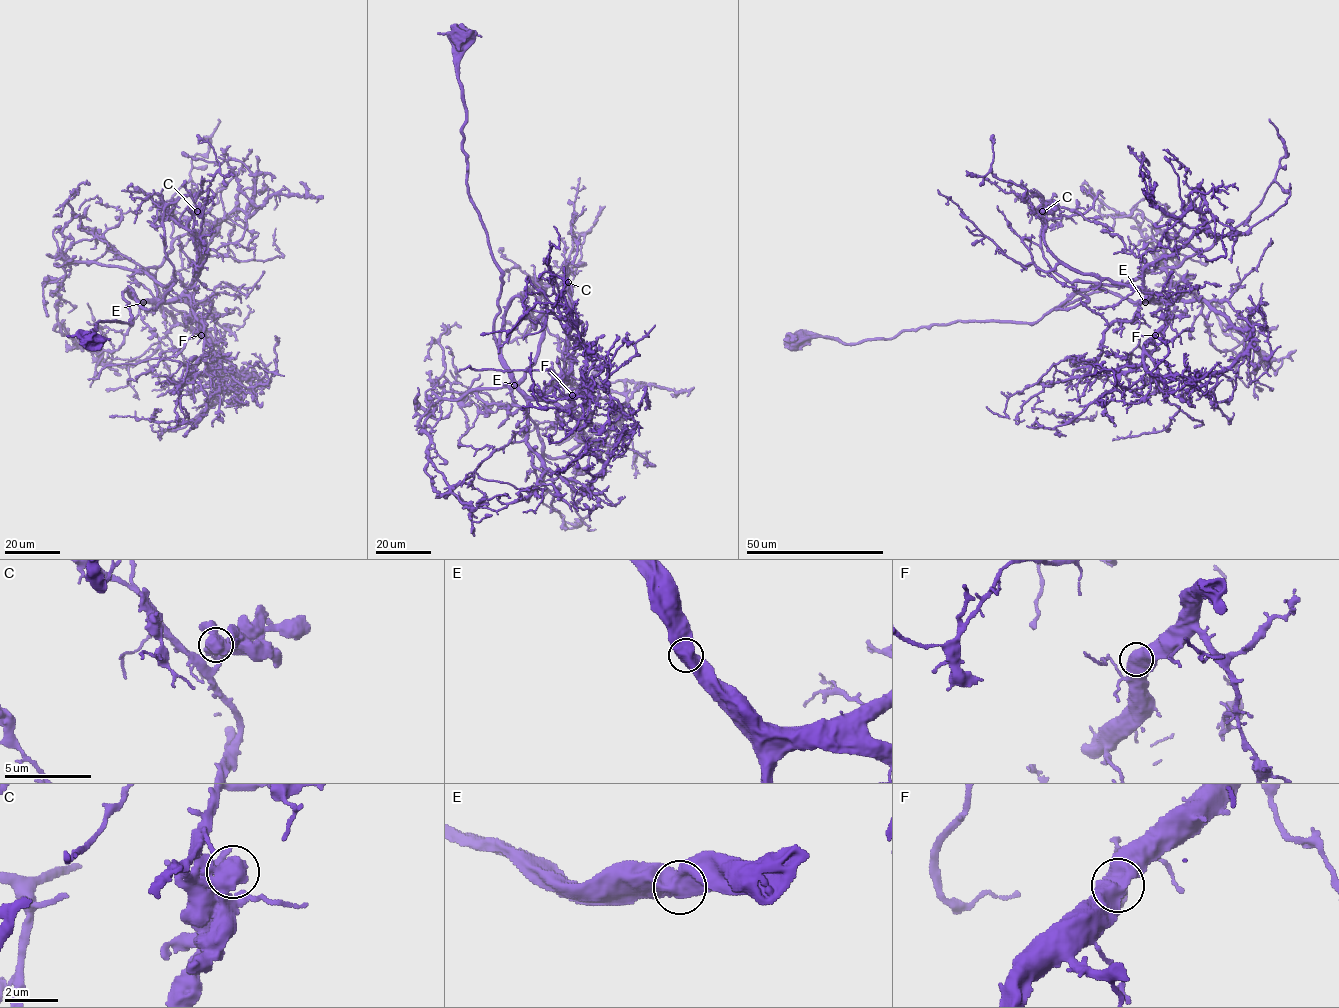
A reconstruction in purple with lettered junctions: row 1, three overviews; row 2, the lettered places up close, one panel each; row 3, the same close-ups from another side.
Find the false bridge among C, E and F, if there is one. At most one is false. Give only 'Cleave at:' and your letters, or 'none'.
Cleave at: none

